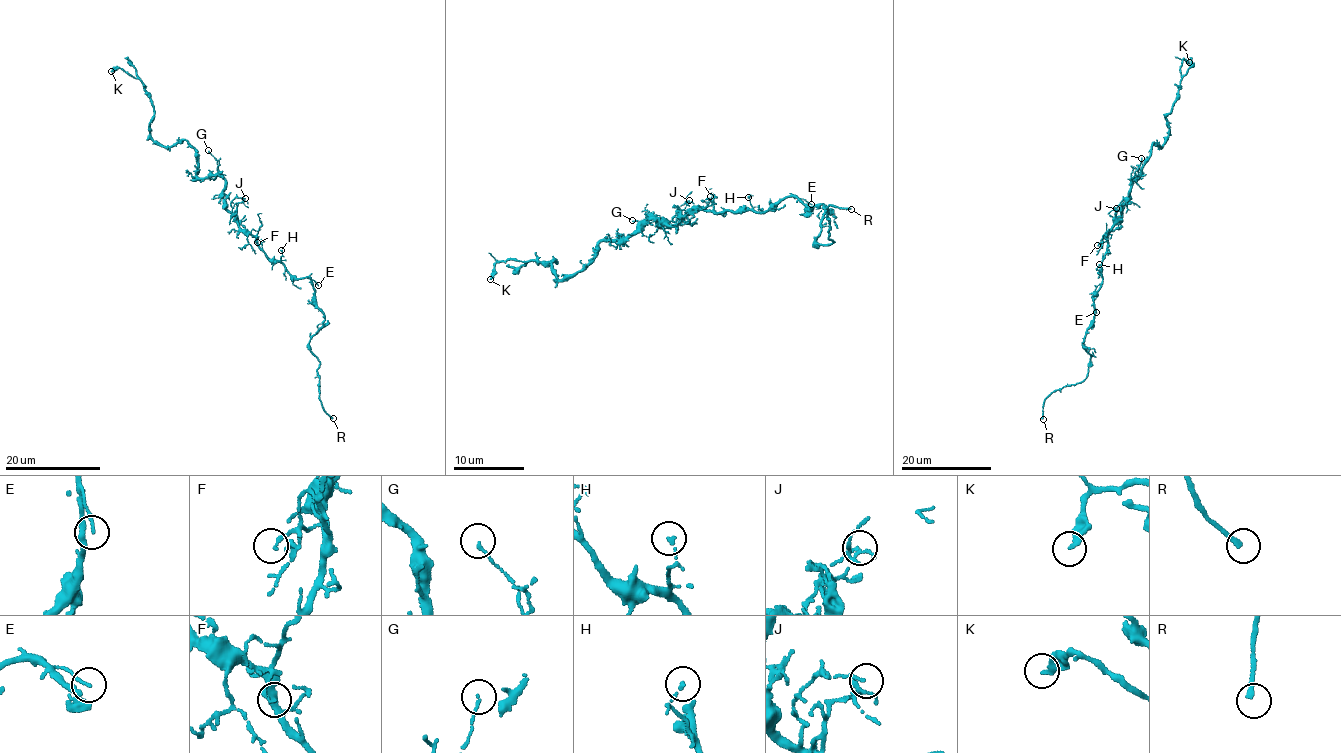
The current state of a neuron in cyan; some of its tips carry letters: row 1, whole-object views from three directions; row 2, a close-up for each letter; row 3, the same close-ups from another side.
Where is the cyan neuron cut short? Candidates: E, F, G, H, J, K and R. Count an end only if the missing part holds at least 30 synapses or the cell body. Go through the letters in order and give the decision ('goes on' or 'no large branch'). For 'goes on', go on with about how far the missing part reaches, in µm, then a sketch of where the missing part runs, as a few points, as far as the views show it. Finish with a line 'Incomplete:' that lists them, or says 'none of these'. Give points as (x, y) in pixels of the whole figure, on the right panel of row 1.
E: no large branch
F: no large branch
G: no large branch
H: no large branch
J: no large branch
K: no large branch
R: goes on | 15 µm
Incomplete: R

